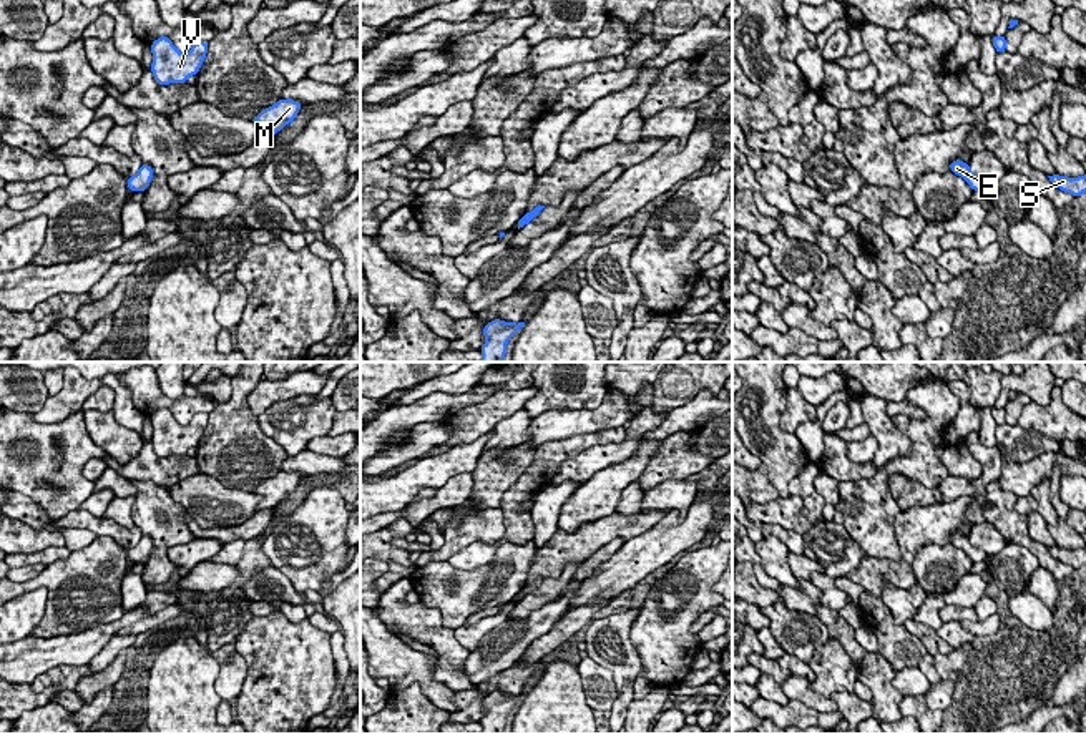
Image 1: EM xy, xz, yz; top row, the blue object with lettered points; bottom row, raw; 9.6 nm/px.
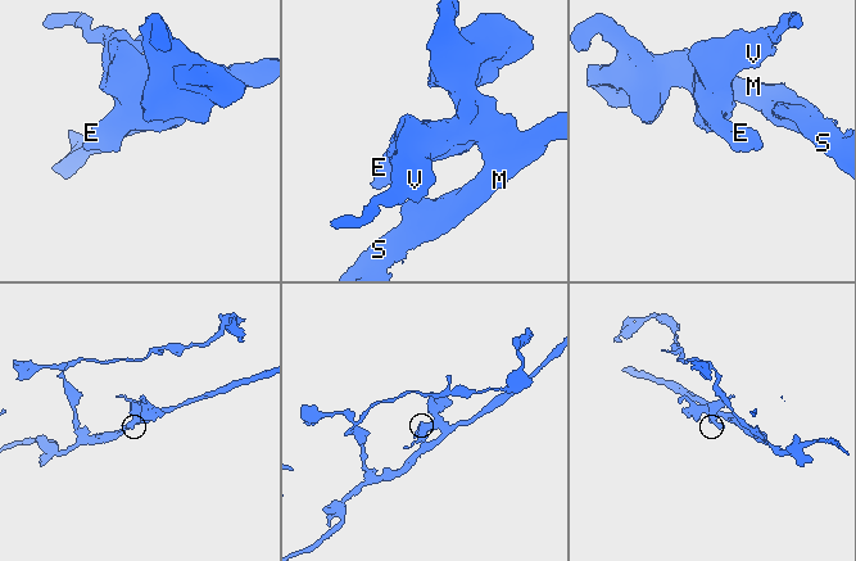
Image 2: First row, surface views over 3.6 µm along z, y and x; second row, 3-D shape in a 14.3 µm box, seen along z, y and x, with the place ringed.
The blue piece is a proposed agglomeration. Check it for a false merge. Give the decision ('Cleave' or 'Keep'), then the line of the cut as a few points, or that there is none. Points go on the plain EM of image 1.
Keep. No split

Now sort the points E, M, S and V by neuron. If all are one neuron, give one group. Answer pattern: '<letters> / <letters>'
E M S V

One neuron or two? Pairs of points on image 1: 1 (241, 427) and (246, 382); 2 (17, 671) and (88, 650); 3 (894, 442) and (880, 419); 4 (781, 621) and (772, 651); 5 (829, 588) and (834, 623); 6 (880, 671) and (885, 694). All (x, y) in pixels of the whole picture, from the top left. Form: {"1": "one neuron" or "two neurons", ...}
{"1": "one neuron", "2": "one neuron", "3": "one neuron", "4": "two neurons", "5": "two neurons", "6": "one neuron"}

